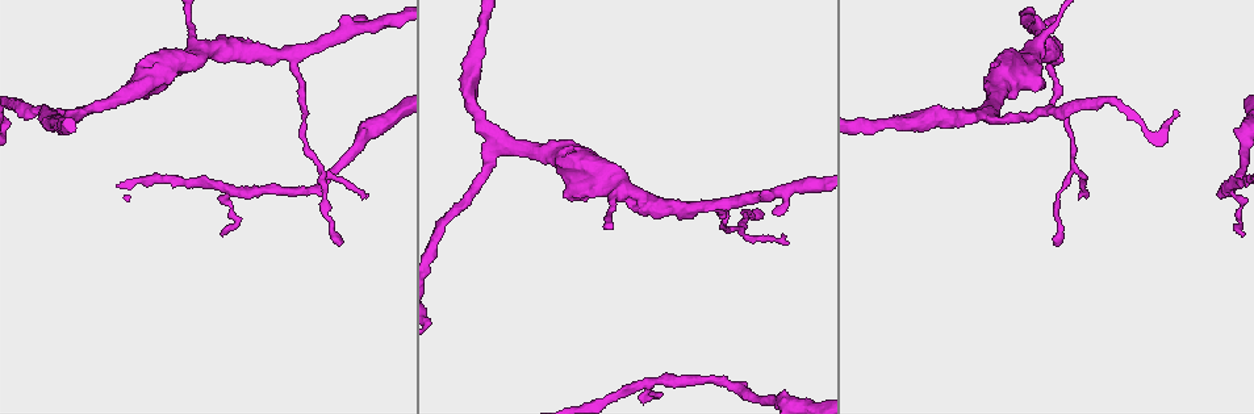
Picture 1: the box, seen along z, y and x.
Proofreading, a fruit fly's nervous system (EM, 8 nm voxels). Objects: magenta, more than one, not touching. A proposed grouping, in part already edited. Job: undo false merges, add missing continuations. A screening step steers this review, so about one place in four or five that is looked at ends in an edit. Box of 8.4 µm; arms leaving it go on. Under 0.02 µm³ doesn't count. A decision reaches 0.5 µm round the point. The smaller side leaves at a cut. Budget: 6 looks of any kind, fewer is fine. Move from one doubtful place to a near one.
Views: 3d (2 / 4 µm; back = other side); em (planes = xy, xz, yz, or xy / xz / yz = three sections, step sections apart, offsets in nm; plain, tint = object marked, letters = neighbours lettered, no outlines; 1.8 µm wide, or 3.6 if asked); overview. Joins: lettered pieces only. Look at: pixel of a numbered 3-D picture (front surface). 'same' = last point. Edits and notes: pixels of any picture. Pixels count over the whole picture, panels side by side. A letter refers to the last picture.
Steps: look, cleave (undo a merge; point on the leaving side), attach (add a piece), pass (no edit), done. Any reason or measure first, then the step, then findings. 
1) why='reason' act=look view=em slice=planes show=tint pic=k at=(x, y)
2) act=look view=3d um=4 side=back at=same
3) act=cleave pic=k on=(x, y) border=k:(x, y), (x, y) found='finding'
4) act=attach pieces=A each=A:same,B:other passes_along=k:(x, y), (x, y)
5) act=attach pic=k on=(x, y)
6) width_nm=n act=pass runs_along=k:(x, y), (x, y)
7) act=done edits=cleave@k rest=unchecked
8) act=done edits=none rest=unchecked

why='two arms at a narrow angle' act=look view=3d um=4 pic=1 at=(585, 168)

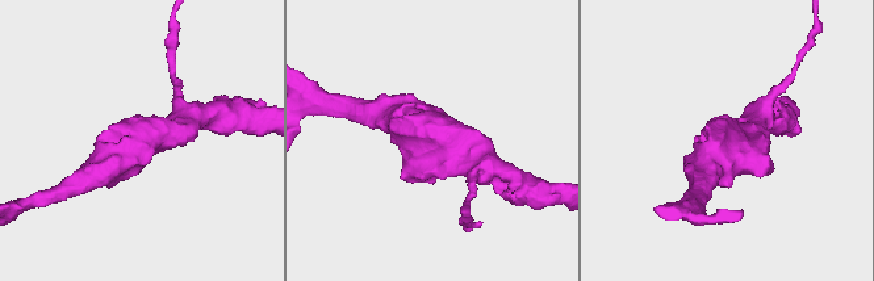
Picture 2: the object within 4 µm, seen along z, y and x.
why='need the tissue' act=look view=em um=3.6 slice=planes show=tint pic=2 at=(435, 131)

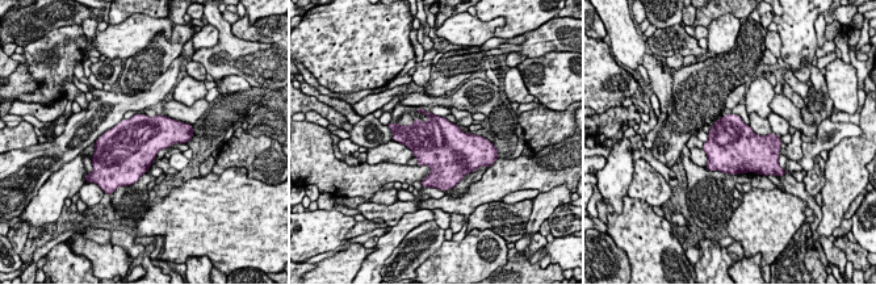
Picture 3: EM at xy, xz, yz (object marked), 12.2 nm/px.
why='see the neighbours' act=look view=em um=3.6 slice=planes show=letters at=same

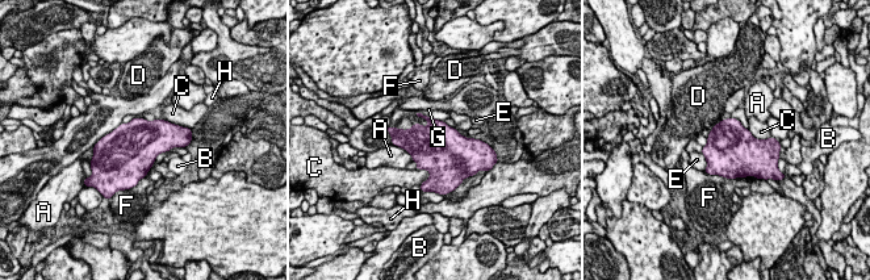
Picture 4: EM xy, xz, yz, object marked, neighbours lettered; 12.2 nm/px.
width_nm=600 act=pass each=A:other,B:other,C:other,D:other,E:other,F:other,G:other,H:other border=4:(392, 143), (402, 147), (413, 161) found='one cell here'

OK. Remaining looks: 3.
why='free end' act=look view=em slice=planes show=letters pic=1 at=(776, 214)

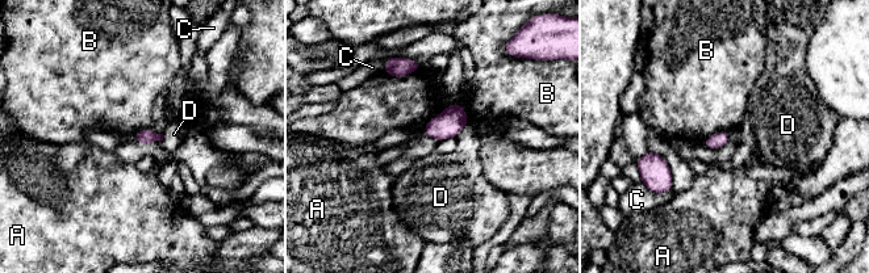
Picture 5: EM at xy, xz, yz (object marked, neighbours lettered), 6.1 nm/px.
longest_contact=B:320nm act=pass each=A:other,B:other,C:other,D:other border=5:(468, 116), (450, 104), (421, 131) found='no lettered piece goes on from it'

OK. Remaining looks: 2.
why='tapers out' act=look view=em slice=yz step=4 show=tint pic=1 at=(760, 210)

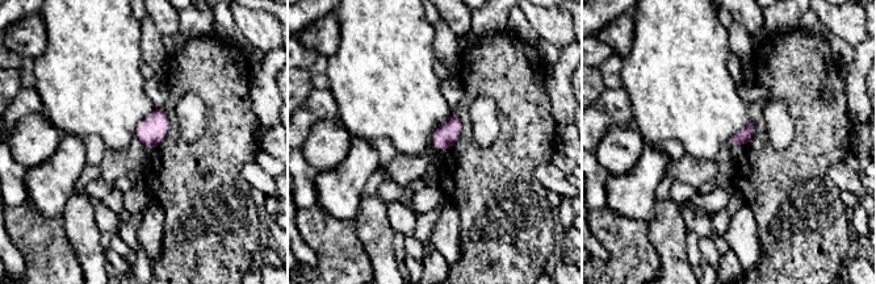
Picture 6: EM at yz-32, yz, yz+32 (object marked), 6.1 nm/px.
why='another direction' act=look view=em slice=xy step=8 show=letters at=same

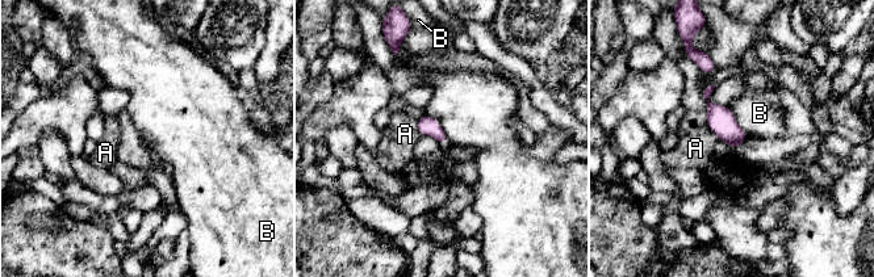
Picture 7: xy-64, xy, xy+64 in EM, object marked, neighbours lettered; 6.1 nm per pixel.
longest_contact=B:240nm act=pass each=A:other,B:other found='none of them fits'

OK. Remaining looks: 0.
act=done edits=none rest=unchecked

